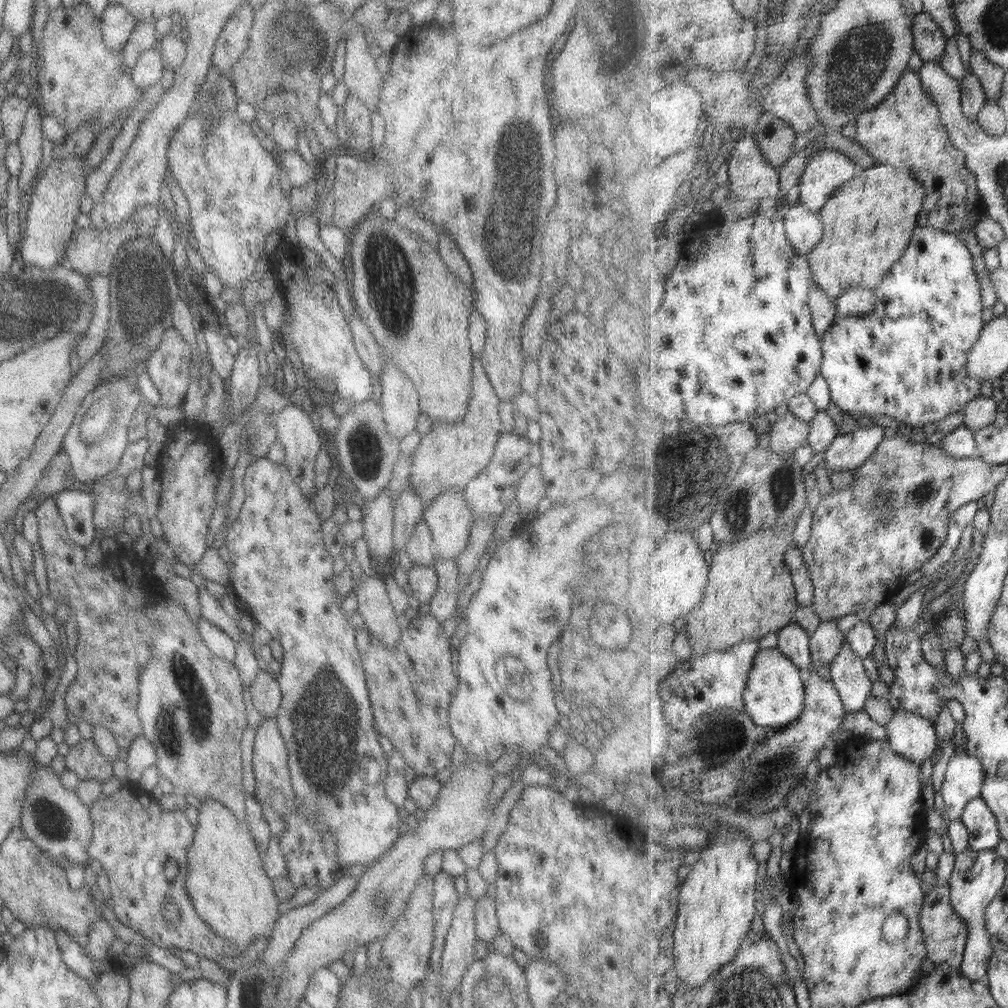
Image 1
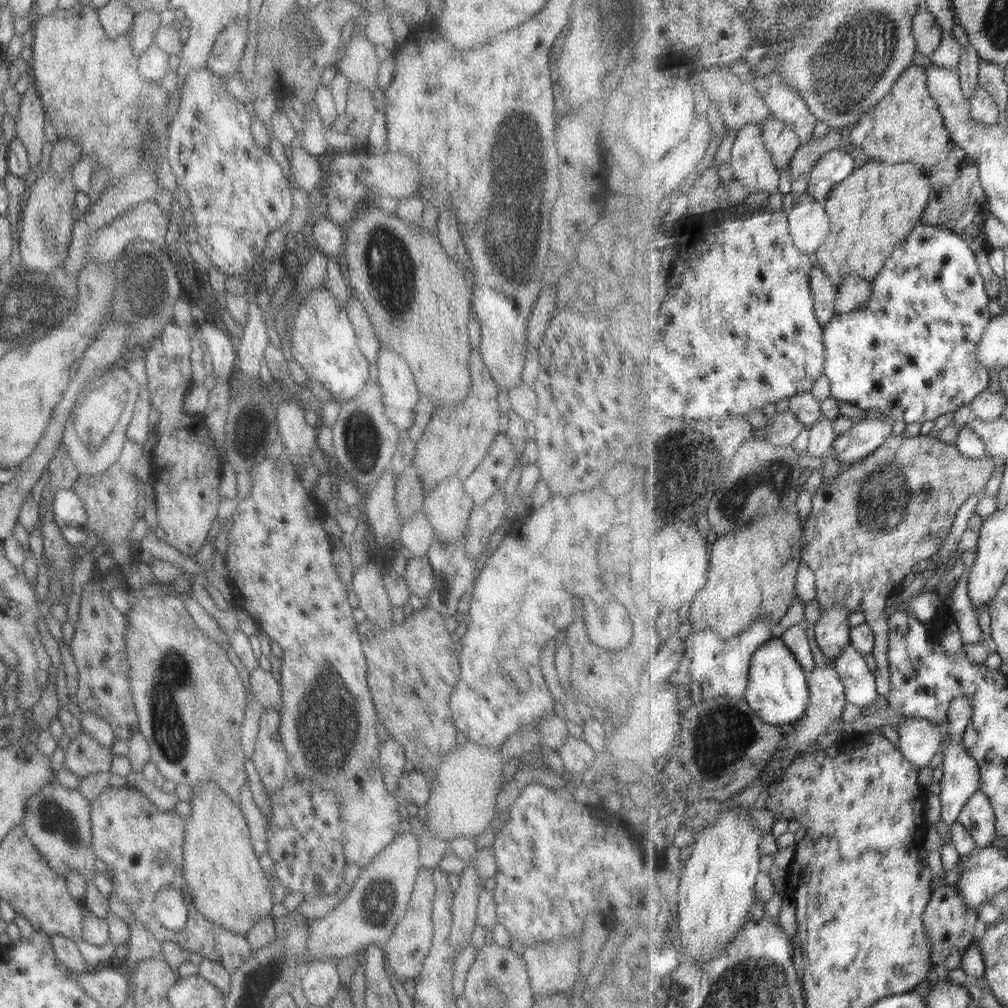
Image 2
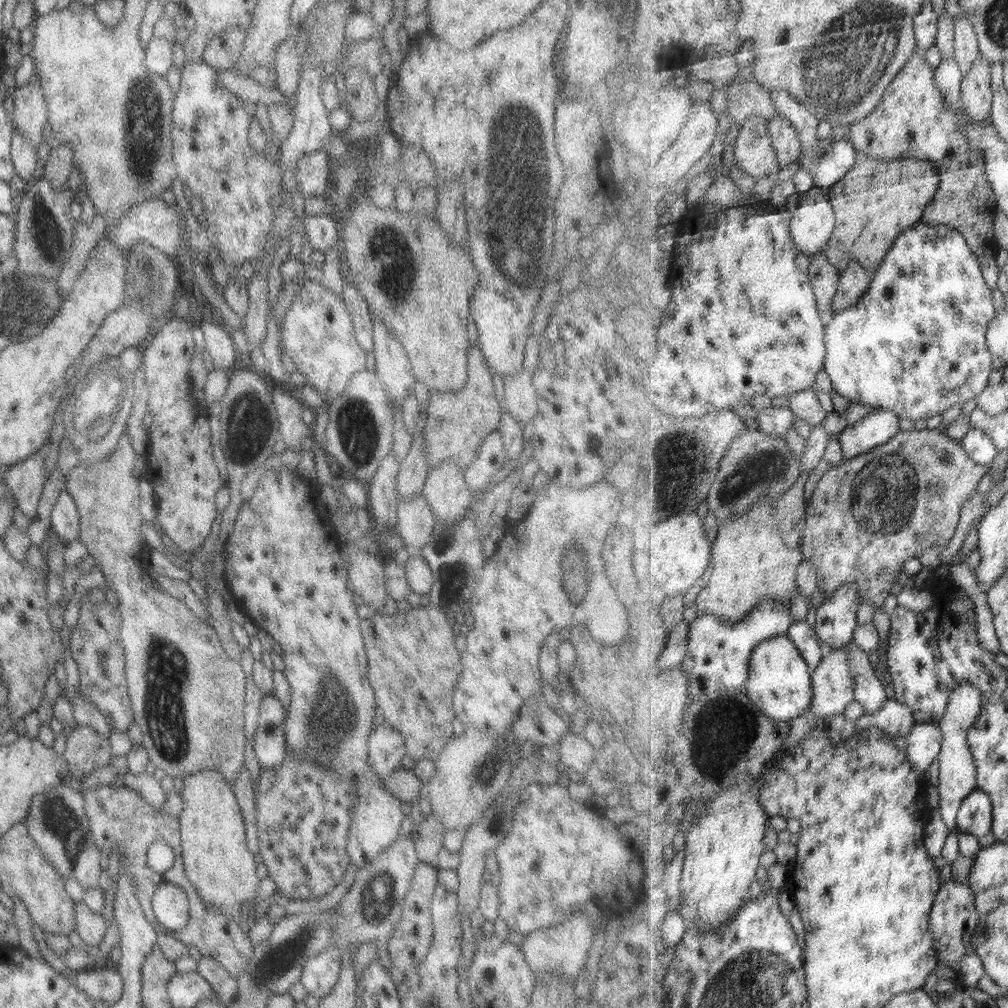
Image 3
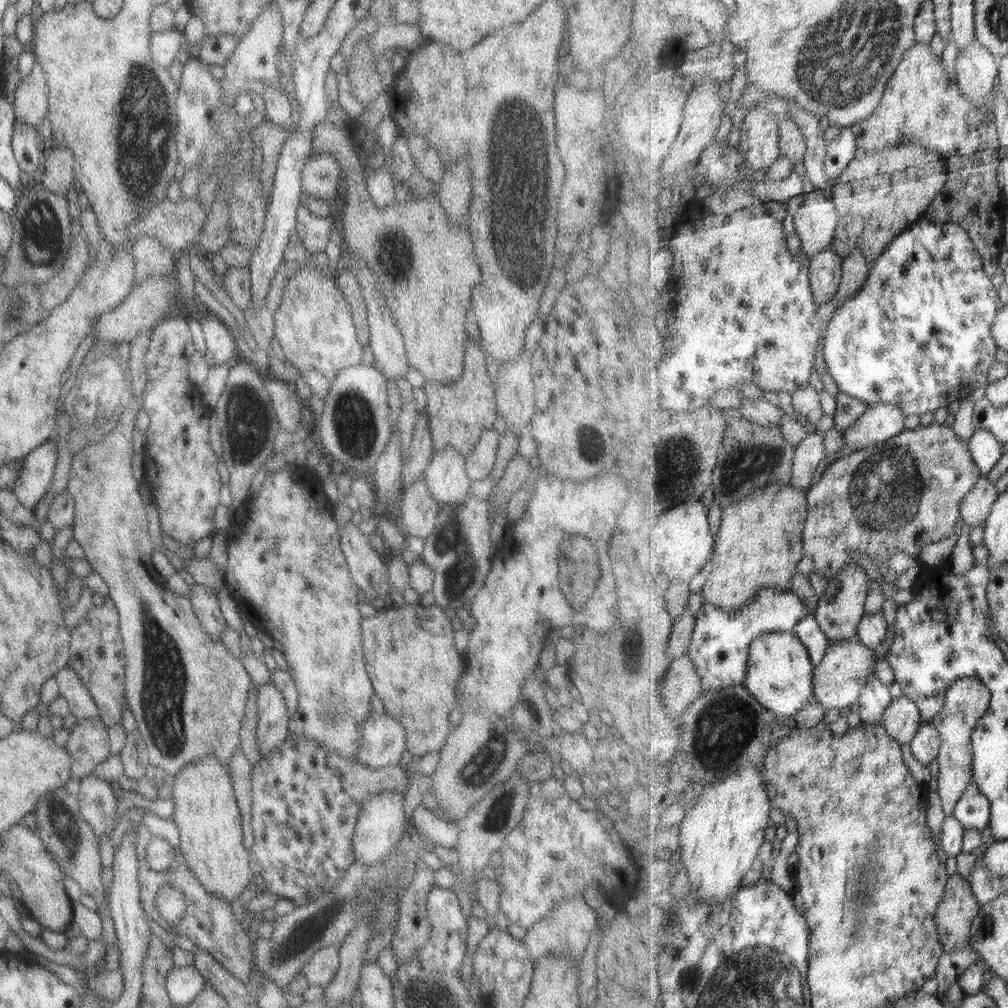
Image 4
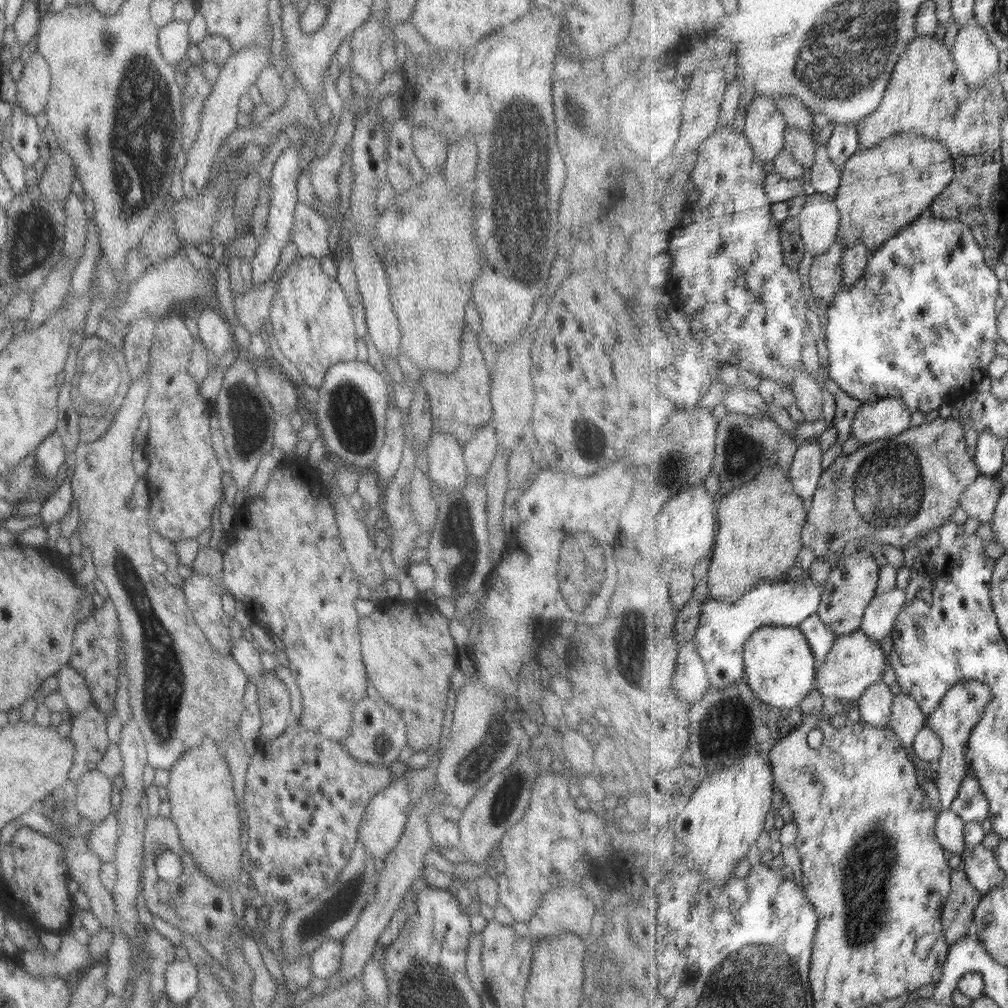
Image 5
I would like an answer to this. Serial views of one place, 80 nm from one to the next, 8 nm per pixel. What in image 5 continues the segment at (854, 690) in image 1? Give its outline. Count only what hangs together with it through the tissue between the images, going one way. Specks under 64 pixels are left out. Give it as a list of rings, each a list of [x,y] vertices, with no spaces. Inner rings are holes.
[[[883,681],[870,686],[856,703],[861,720],[876,727],[888,728],[896,695],[896,687]]]

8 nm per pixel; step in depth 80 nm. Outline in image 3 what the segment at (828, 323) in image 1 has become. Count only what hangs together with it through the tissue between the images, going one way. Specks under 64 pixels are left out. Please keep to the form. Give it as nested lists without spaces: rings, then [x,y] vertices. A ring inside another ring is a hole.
[[[824,252],[812,254],[810,259],[810,279],[818,299],[818,309],[821,312],[832,312],[841,272],[828,261],[828,256],[825,256]]]

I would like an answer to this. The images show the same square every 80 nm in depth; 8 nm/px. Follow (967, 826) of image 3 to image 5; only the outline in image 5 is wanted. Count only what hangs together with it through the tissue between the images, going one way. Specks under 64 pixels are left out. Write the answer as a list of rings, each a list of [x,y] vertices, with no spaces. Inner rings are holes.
[[[968,774],[962,782],[957,799],[952,808],[961,819],[967,822],[983,824],[990,817],[990,803],[976,776]]]

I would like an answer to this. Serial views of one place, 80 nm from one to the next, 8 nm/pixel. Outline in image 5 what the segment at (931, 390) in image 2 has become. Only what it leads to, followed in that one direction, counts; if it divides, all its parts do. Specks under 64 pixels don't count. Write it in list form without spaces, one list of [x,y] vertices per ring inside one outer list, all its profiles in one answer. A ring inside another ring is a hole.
[[[926,208],[920,218],[884,242],[877,251],[873,251],[861,280],[851,286],[843,285],[830,303],[826,313],[828,324],[825,332],[829,377],[846,394],[864,404],[885,398],[903,399],[911,412],[919,410],[919,412],[927,414],[927,412],[938,410],[941,406],[952,401],[964,399],[975,393],[977,385],[987,376],[989,364],[998,357],[997,350],[995,350],[997,338],[1000,337],[998,334],[997,298],[999,298],[999,278],[993,272],[993,267],[978,239],[974,237],[971,227],[966,223],[959,222],[958,219],[939,218],[933,214],[930,208]]]

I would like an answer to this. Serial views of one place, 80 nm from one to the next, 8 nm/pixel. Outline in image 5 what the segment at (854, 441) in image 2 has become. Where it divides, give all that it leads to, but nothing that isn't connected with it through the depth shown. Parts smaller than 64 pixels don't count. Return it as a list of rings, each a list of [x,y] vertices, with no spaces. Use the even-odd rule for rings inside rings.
[[[885,398],[865,403],[857,412],[850,436],[861,445],[898,437],[912,427],[911,413],[903,399]]]

